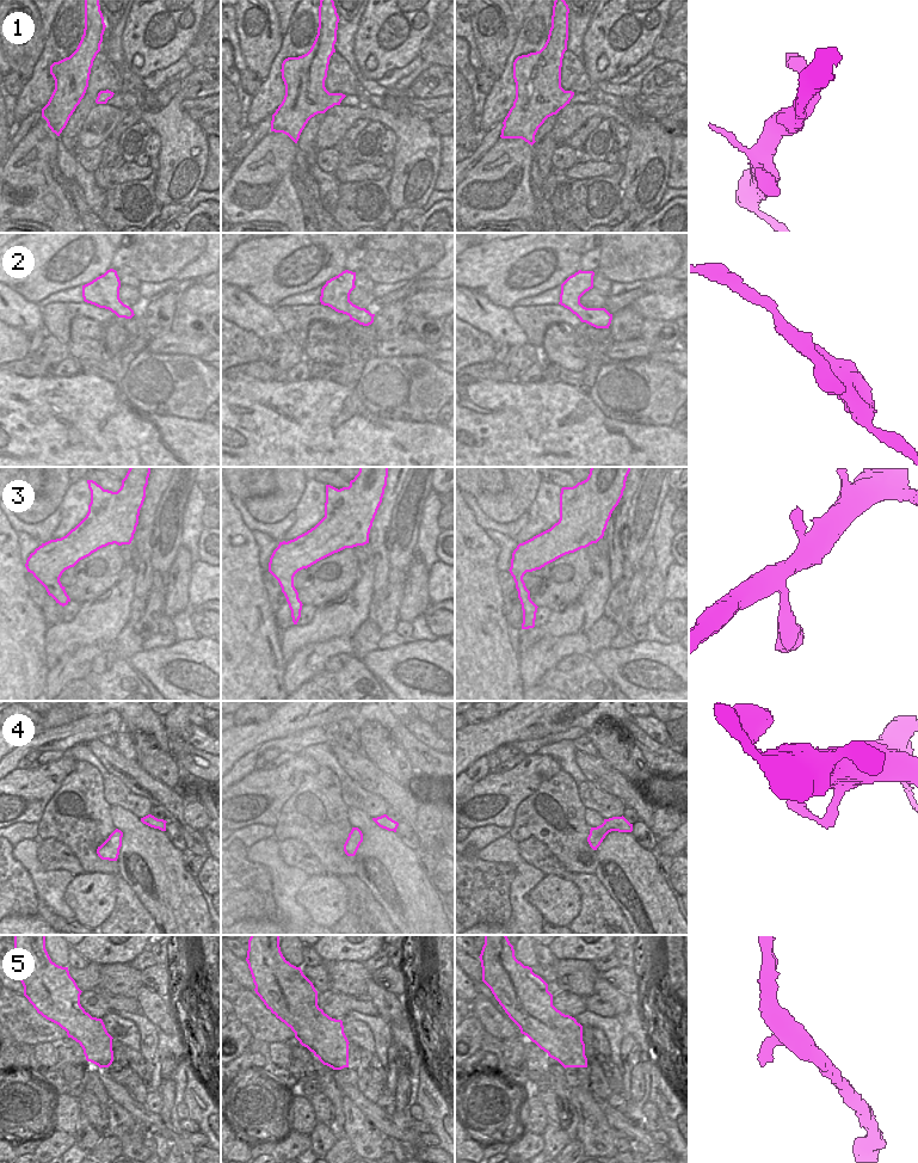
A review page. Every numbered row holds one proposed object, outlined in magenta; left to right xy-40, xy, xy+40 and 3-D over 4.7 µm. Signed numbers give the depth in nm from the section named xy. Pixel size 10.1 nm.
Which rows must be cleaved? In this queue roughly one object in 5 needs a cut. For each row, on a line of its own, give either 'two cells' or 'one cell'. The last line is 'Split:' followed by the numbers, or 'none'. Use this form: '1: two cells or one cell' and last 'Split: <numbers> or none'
1: one cell
2: one cell
3: one cell
4: one cell
5: two cells
Split: 5

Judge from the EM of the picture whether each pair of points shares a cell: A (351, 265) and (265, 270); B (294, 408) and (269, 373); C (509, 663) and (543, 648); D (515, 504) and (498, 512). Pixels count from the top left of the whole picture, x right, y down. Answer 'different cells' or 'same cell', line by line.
A: different cells
B: different cells
C: different cells
D: same cell

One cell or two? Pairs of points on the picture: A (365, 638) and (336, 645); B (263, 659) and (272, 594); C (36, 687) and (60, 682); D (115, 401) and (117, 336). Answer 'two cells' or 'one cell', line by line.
A: two cells
B: two cells
C: two cells
D: two cells

